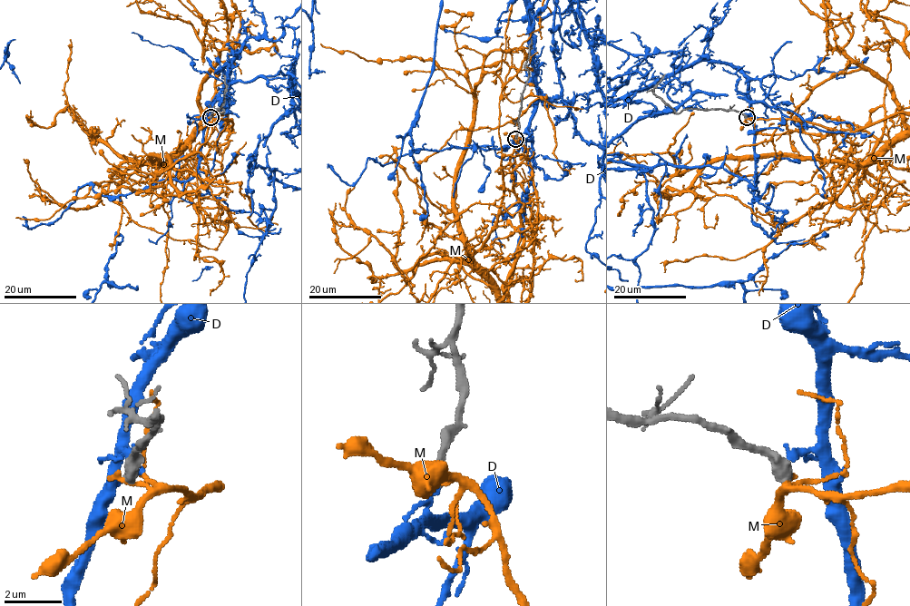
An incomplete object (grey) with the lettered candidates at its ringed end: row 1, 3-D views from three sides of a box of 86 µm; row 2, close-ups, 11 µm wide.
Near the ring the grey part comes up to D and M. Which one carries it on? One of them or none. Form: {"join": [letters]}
{"join": []}

